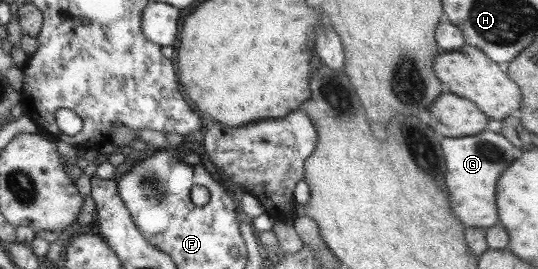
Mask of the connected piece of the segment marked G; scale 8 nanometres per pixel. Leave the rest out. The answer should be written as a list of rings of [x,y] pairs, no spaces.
[[[485,131],[474,136],[462,138],[442,138],[441,147],[446,160],[446,188],[450,190],[449,202],[453,204],[453,214],[466,224],[466,227],[476,226],[488,230],[498,224],[496,212],[498,178],[516,158],[522,157],[522,150],[513,145],[513,141],[501,133]]]

